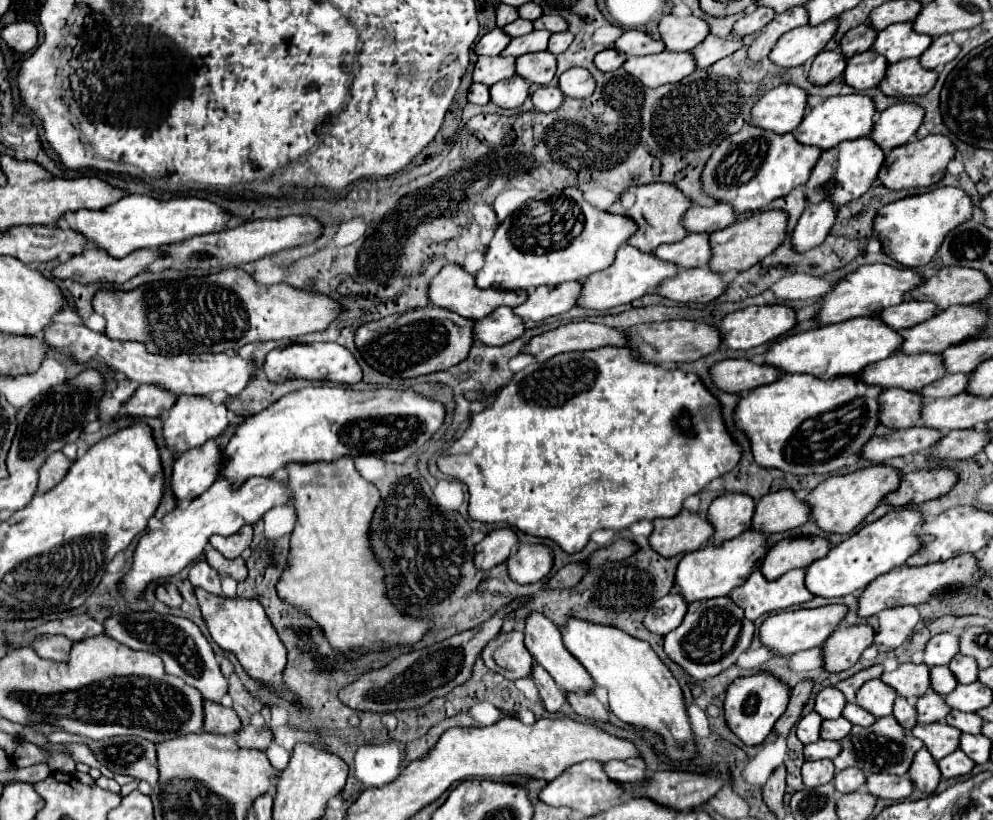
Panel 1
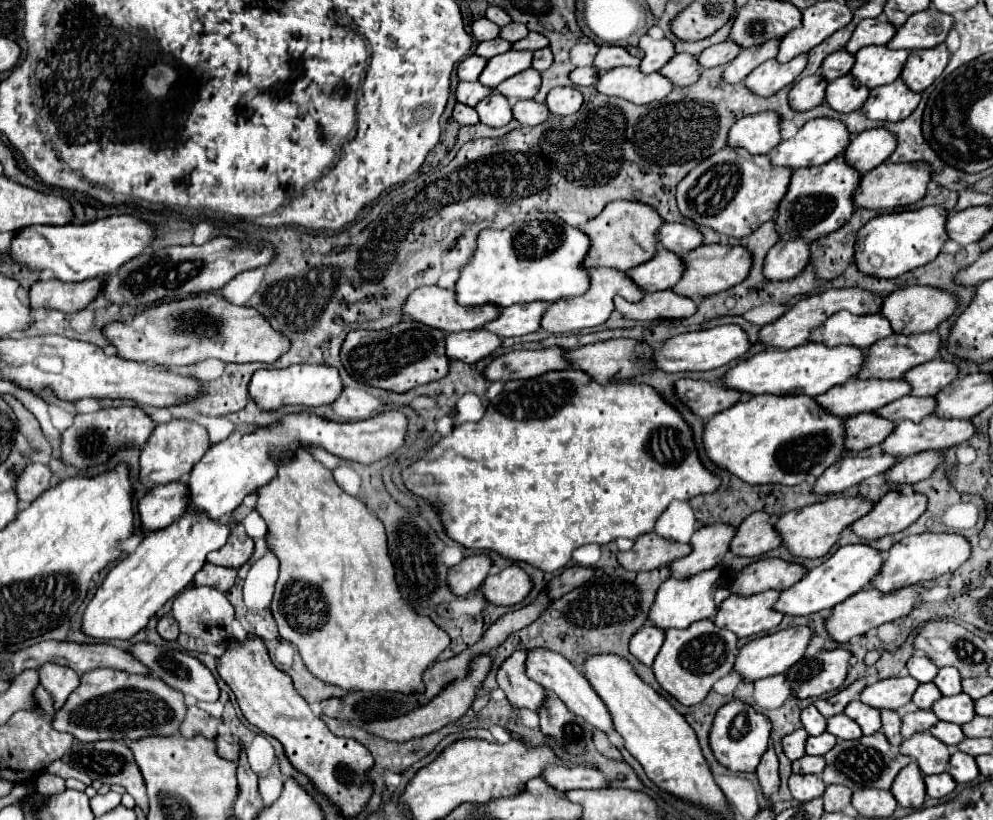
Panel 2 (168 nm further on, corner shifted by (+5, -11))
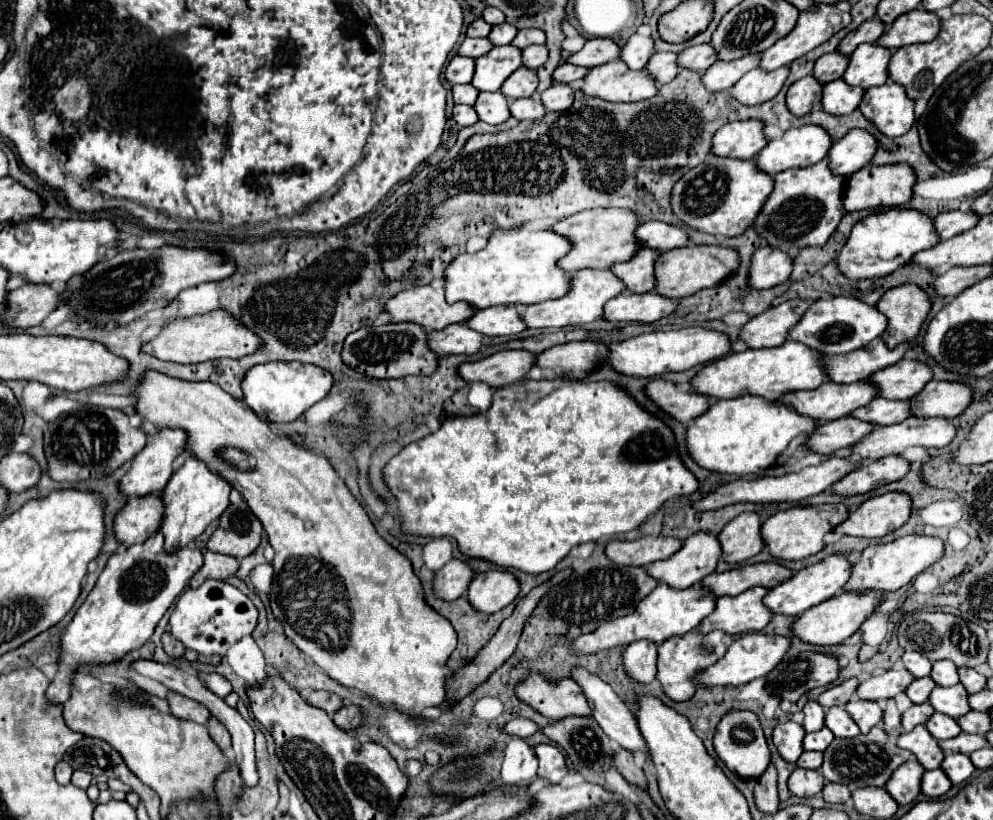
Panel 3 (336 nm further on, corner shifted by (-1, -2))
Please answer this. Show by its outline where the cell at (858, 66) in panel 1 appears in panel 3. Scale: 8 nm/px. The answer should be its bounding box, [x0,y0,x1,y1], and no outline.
[821,80,863,116]

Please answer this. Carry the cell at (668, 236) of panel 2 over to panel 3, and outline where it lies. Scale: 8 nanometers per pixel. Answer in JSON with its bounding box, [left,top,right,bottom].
[637,220,687,252]

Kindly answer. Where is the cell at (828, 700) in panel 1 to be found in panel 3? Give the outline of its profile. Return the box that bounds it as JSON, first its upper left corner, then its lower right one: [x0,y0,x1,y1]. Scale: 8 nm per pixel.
[803,702,825,732]

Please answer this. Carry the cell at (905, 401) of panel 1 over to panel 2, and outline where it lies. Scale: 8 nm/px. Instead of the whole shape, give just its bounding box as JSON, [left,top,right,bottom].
[847,413,895,451]

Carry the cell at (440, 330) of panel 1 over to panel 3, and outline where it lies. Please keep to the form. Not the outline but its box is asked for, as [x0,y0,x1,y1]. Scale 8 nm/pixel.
[343,324,437,378]

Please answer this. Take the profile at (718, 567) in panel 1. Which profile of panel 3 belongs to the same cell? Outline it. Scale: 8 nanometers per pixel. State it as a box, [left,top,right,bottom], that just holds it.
[573,584,715,656]

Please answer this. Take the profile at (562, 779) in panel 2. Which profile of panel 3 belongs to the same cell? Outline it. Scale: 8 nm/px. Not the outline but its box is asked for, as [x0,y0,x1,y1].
[533,744,567,784]

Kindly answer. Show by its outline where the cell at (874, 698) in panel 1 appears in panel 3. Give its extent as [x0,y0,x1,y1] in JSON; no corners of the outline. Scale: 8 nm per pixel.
[845,700,883,734]

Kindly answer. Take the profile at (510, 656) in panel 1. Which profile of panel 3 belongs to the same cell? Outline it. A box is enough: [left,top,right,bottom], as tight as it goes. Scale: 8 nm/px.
[517,674,593,722]

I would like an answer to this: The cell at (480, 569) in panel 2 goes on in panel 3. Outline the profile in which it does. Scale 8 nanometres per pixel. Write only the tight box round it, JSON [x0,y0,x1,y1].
[433,560,473,600]

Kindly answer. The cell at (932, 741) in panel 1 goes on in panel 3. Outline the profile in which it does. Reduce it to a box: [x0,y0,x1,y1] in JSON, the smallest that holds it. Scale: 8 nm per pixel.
[897,726,945,770]

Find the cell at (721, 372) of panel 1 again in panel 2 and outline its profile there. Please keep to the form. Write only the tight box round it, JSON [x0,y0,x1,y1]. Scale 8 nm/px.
[675,379,743,419]

